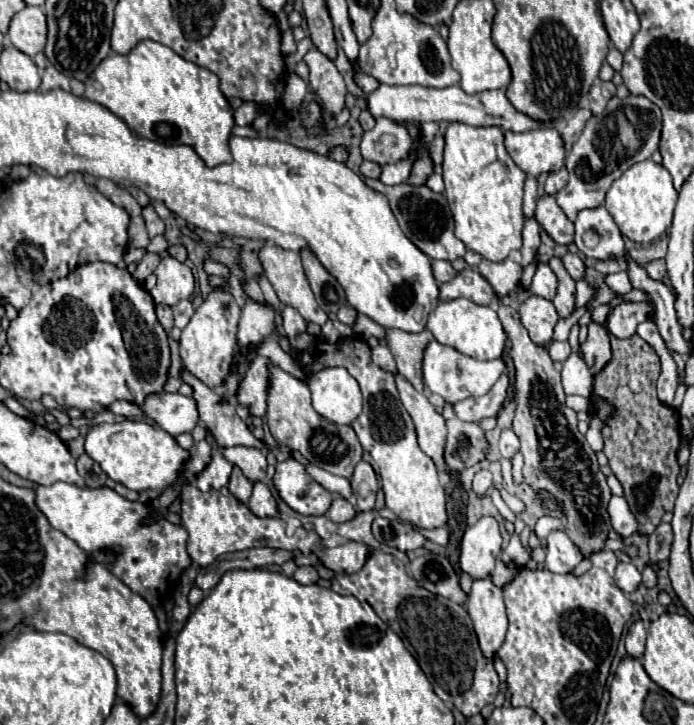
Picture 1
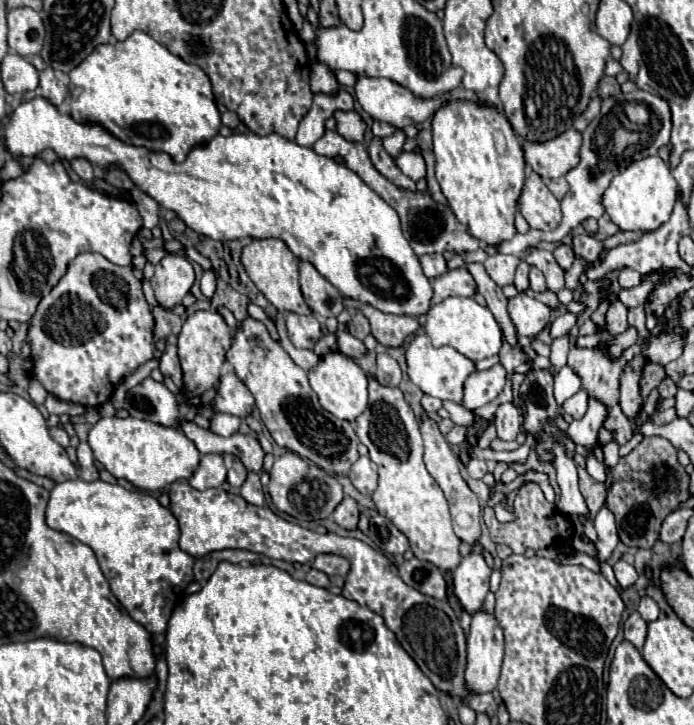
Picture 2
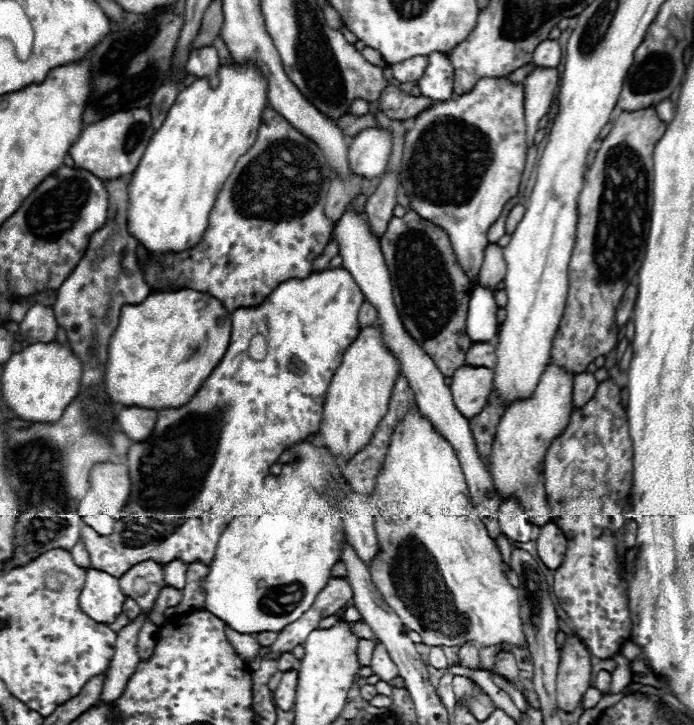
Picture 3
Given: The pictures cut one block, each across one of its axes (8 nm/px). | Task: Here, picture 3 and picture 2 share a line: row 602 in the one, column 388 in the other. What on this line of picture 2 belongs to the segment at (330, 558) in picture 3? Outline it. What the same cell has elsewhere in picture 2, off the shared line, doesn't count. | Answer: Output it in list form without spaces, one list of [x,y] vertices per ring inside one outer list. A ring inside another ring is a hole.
[[[32,98],[30,102],[16,106],[4,126],[4,142],[12,154],[34,158],[44,148],[52,148],[58,158],[66,162],[74,158],[86,158],[100,168],[118,166],[126,170],[132,182],[150,194],[162,208],[174,210],[188,228],[212,240],[282,238],[300,260],[308,260],[348,298],[370,304],[388,314],[420,316],[430,308],[430,280],[424,276],[418,256],[412,252],[400,230],[400,218],[396,216],[396,210],[388,206],[370,186],[366,186],[350,168],[336,164],[328,156],[316,154],[312,148],[298,146],[280,134],[216,134],[206,144],[194,146],[186,160],[176,164],[164,152],[150,152],[146,148],[120,142],[98,124],[78,124],[72,120],[72,116],[60,114],[44,98]]]

